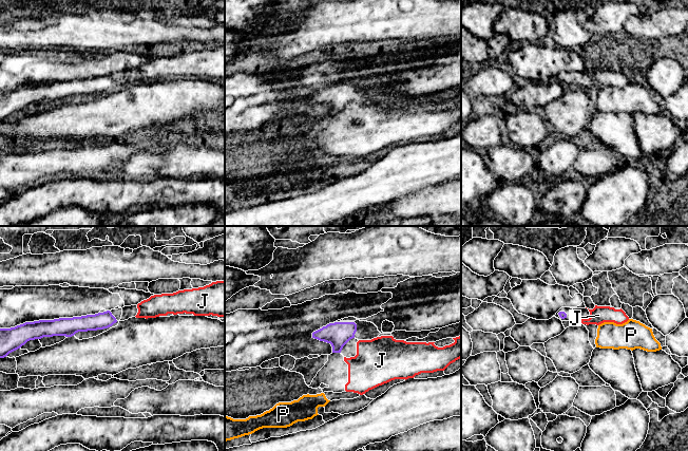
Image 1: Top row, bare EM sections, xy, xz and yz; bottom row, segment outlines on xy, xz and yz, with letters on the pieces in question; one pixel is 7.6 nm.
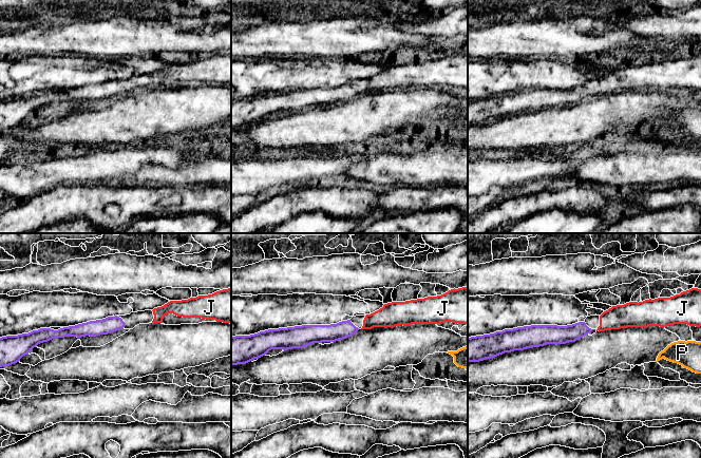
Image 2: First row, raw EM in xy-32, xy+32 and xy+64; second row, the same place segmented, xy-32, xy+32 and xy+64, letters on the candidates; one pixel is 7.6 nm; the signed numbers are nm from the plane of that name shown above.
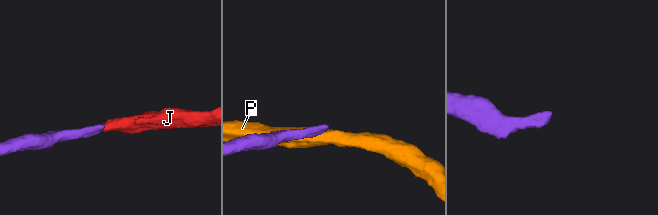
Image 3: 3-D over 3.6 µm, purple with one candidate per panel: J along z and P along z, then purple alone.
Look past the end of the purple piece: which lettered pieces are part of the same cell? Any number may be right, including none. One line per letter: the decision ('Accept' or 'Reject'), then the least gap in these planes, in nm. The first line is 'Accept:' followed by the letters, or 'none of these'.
Accept: J
J: Accept. Distance 50 nm
P: Reject. Distance 260 nm

